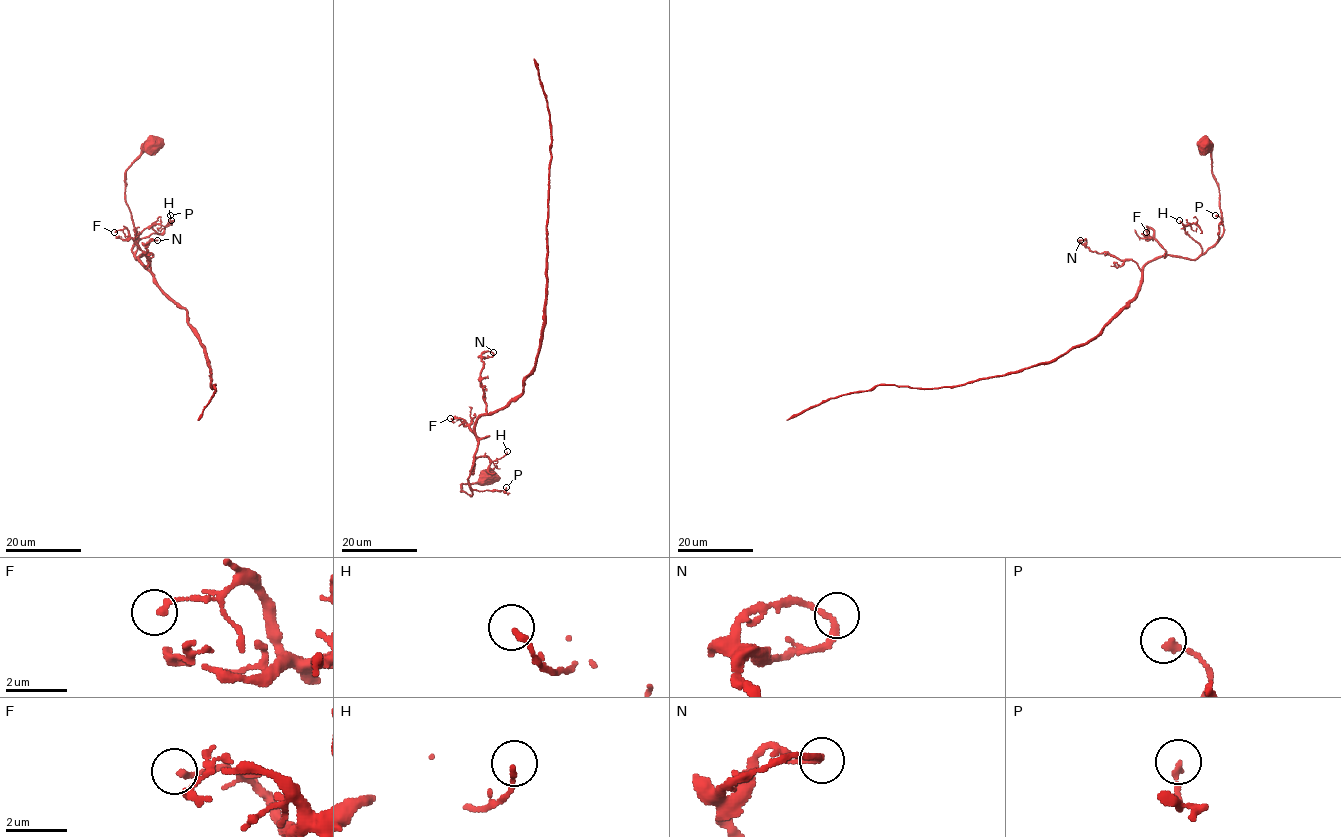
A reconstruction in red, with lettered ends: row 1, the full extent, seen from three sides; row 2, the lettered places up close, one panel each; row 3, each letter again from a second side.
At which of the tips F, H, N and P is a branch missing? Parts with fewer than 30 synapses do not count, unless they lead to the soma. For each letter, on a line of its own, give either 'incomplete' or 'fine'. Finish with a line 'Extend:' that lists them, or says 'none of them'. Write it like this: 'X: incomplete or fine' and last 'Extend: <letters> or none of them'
F: fine
H: fine
N: fine
P: fine
Extend: none of them

